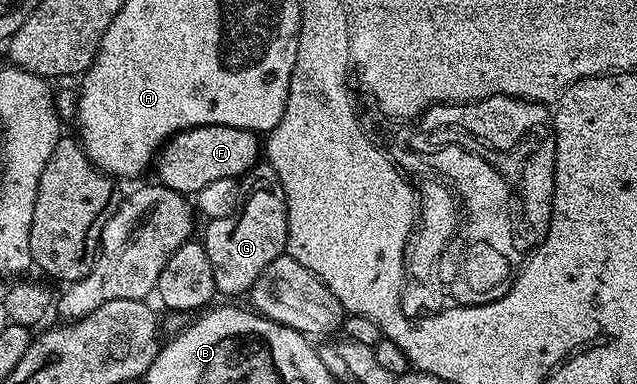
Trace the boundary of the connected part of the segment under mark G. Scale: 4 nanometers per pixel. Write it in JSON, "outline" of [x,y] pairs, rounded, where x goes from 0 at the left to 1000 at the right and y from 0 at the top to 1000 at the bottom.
{"outline":[[[403,424],[377,479],[378,534],[367,552],[331,576],[319,617],[325,672],[331,672],[331,703],[338,714],[338,745],[349,773],[383,773],[396,750],[400,724],[407,724],[407,714],[413,714],[432,672],[449,664],[447,633],[454,617],[444,484],[435,471],[425,430]]]}

